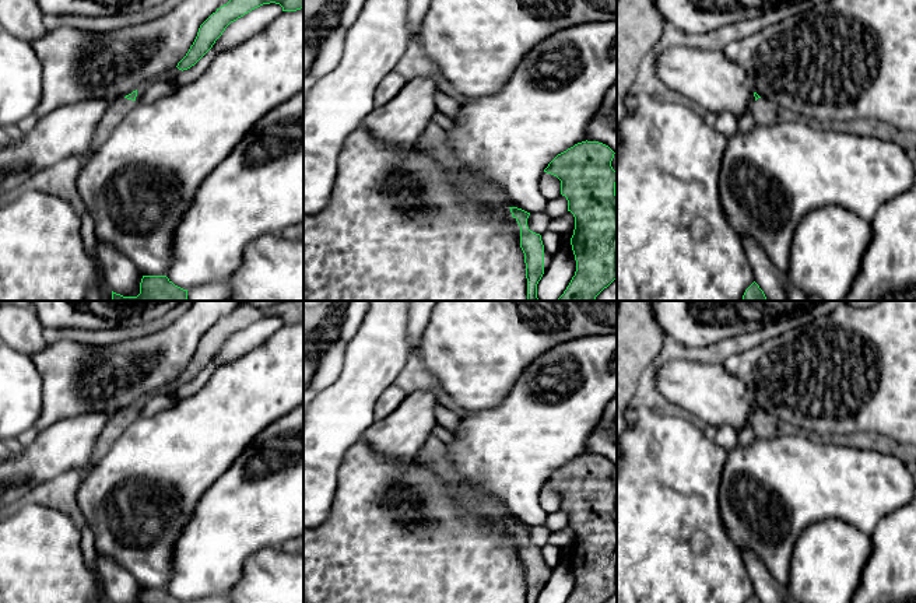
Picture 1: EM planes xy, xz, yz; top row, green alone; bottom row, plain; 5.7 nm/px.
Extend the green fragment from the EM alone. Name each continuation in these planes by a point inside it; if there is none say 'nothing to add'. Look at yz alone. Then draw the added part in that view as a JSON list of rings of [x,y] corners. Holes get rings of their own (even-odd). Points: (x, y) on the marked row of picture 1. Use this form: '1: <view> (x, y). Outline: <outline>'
1: yz (765, 112). Outline: [[[758,98],[752,106],[755,123],[758,125],[775,125],[786,120],[793,120],[796,116],[787,109],[779,106],[775,102]]]

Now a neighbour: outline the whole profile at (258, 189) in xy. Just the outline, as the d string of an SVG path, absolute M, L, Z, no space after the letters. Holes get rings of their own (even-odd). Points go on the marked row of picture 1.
M303 91L273 108L199 186L193 204L173 234L173 259L165 276L192 290L227 281L241 267L245 248L259 236L281 232L303 222Z

